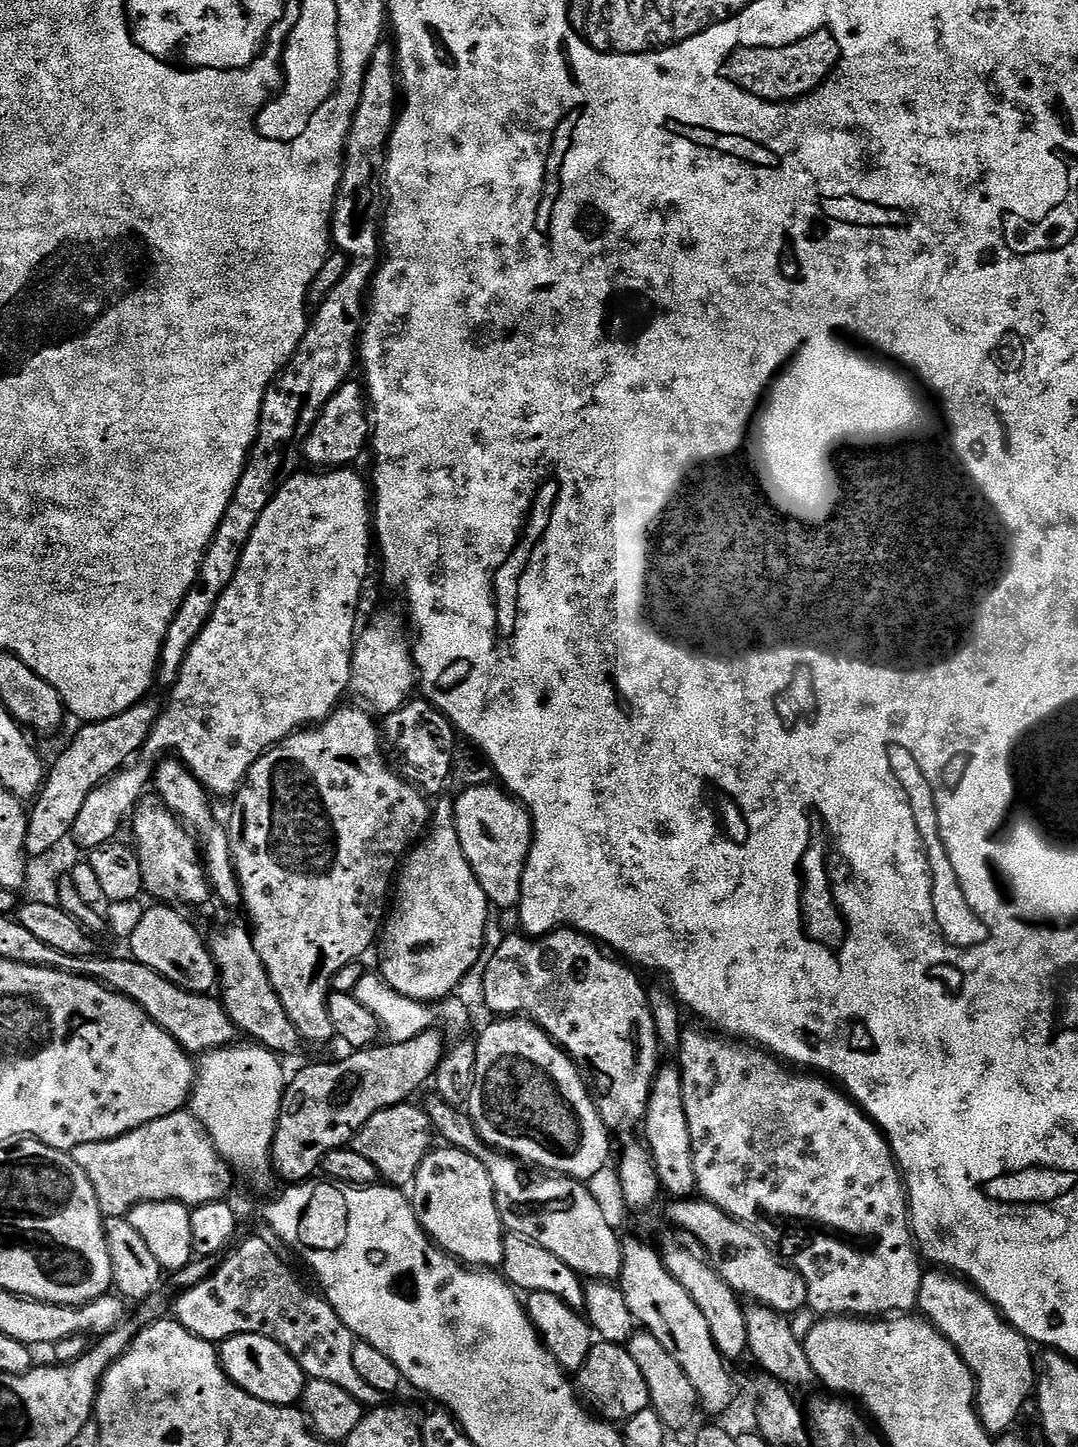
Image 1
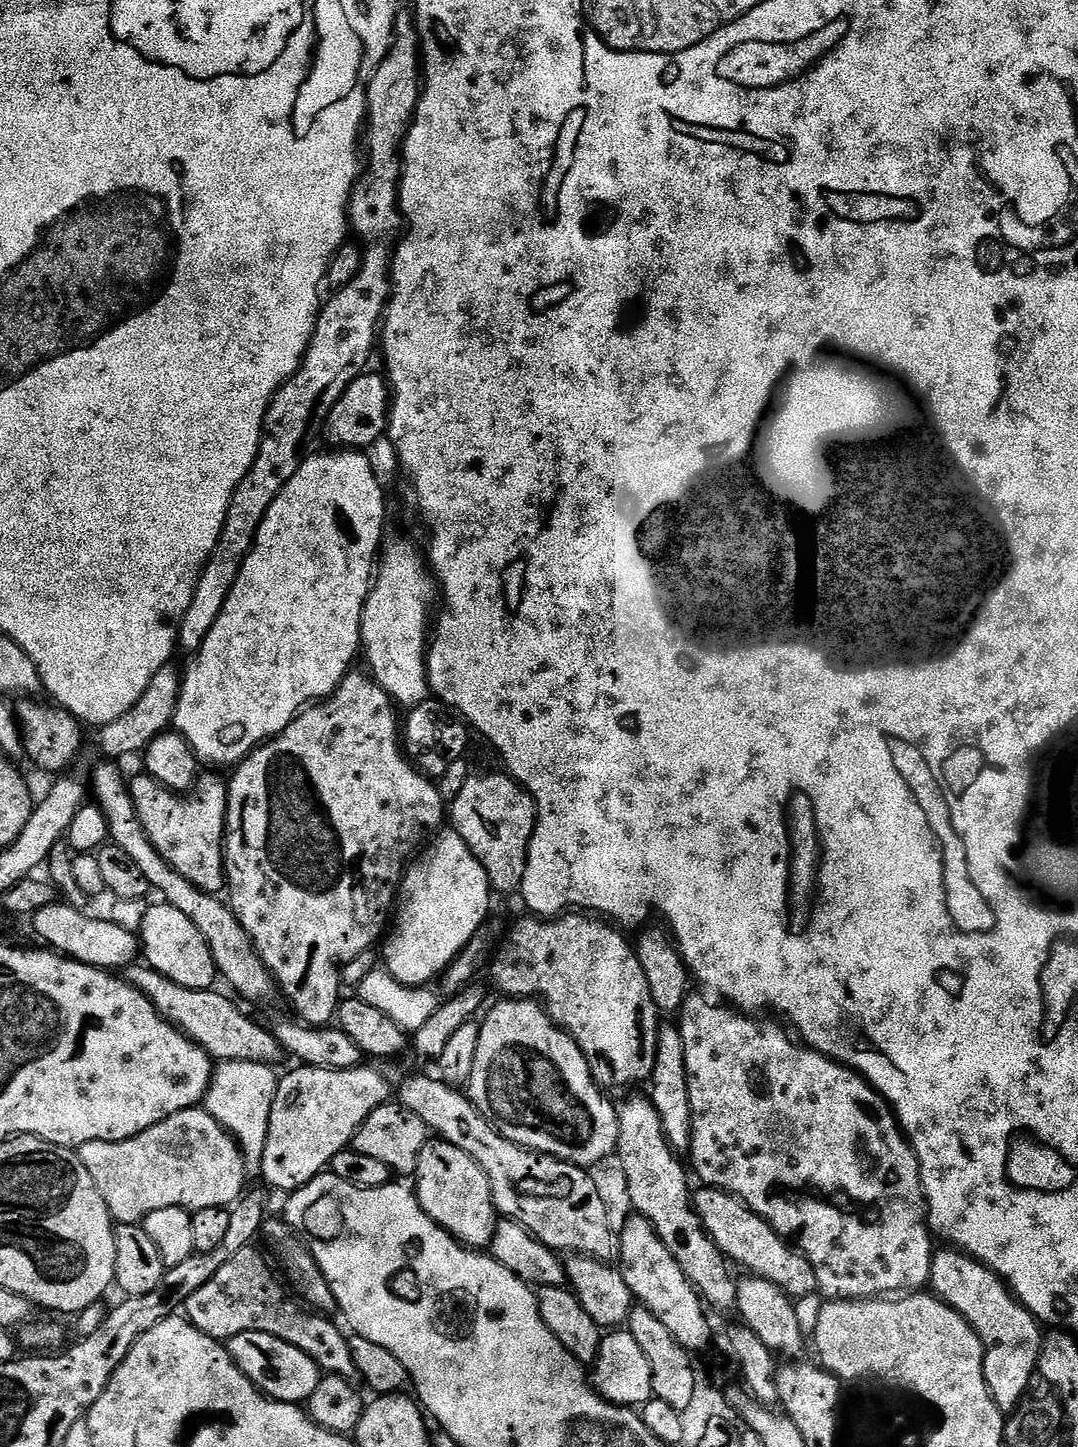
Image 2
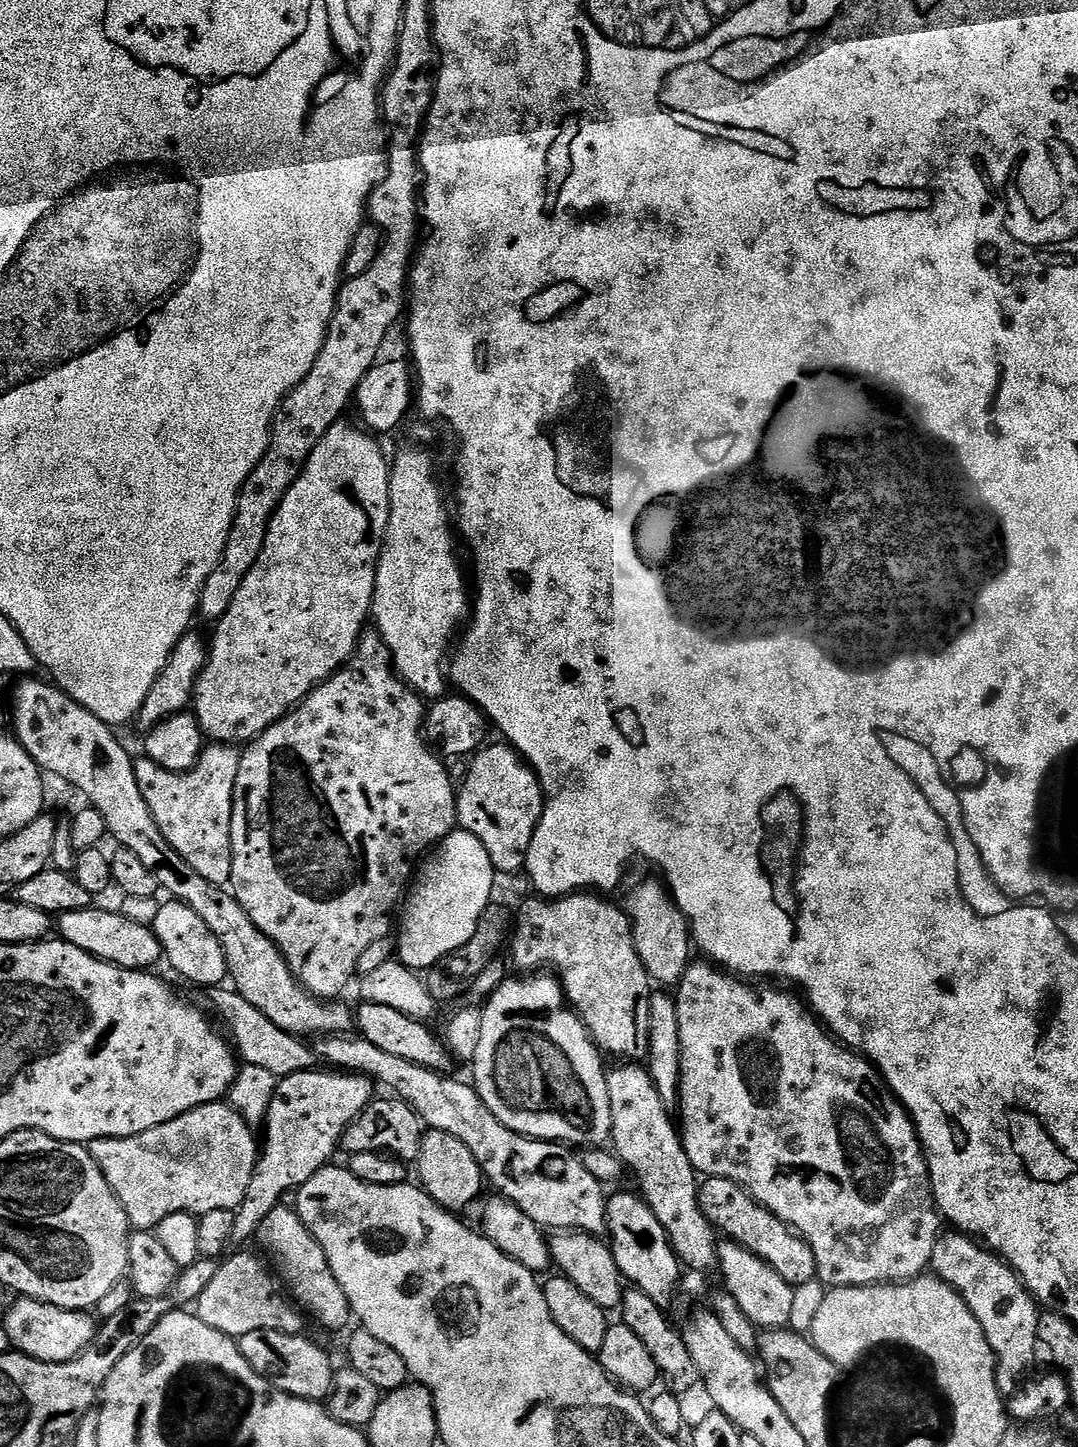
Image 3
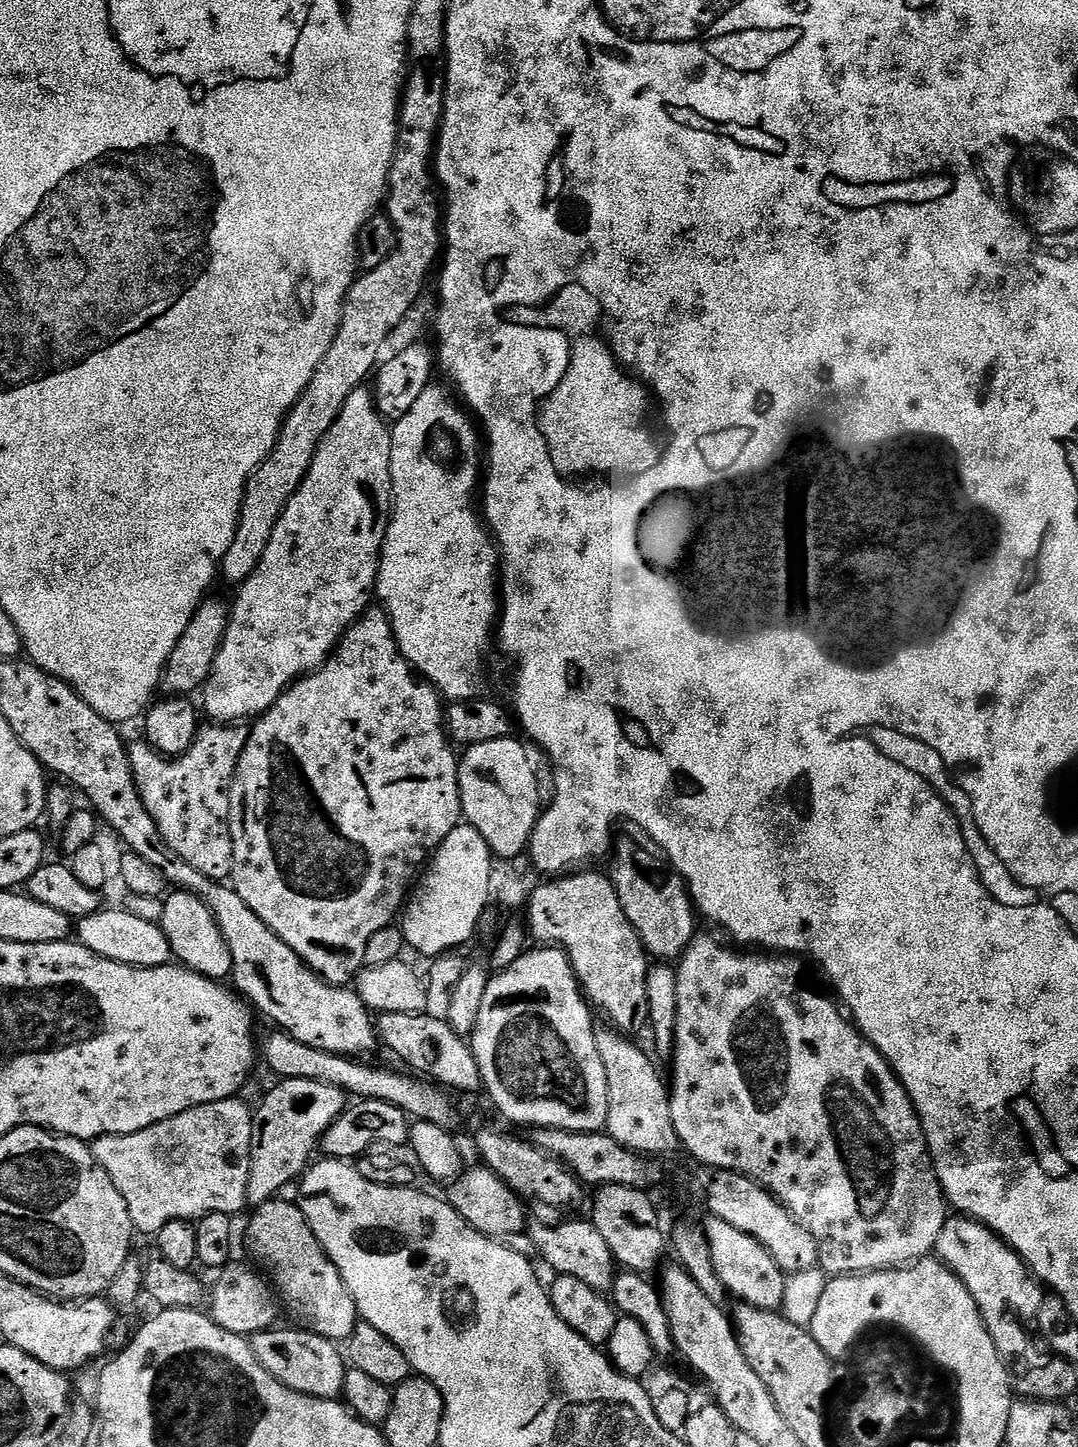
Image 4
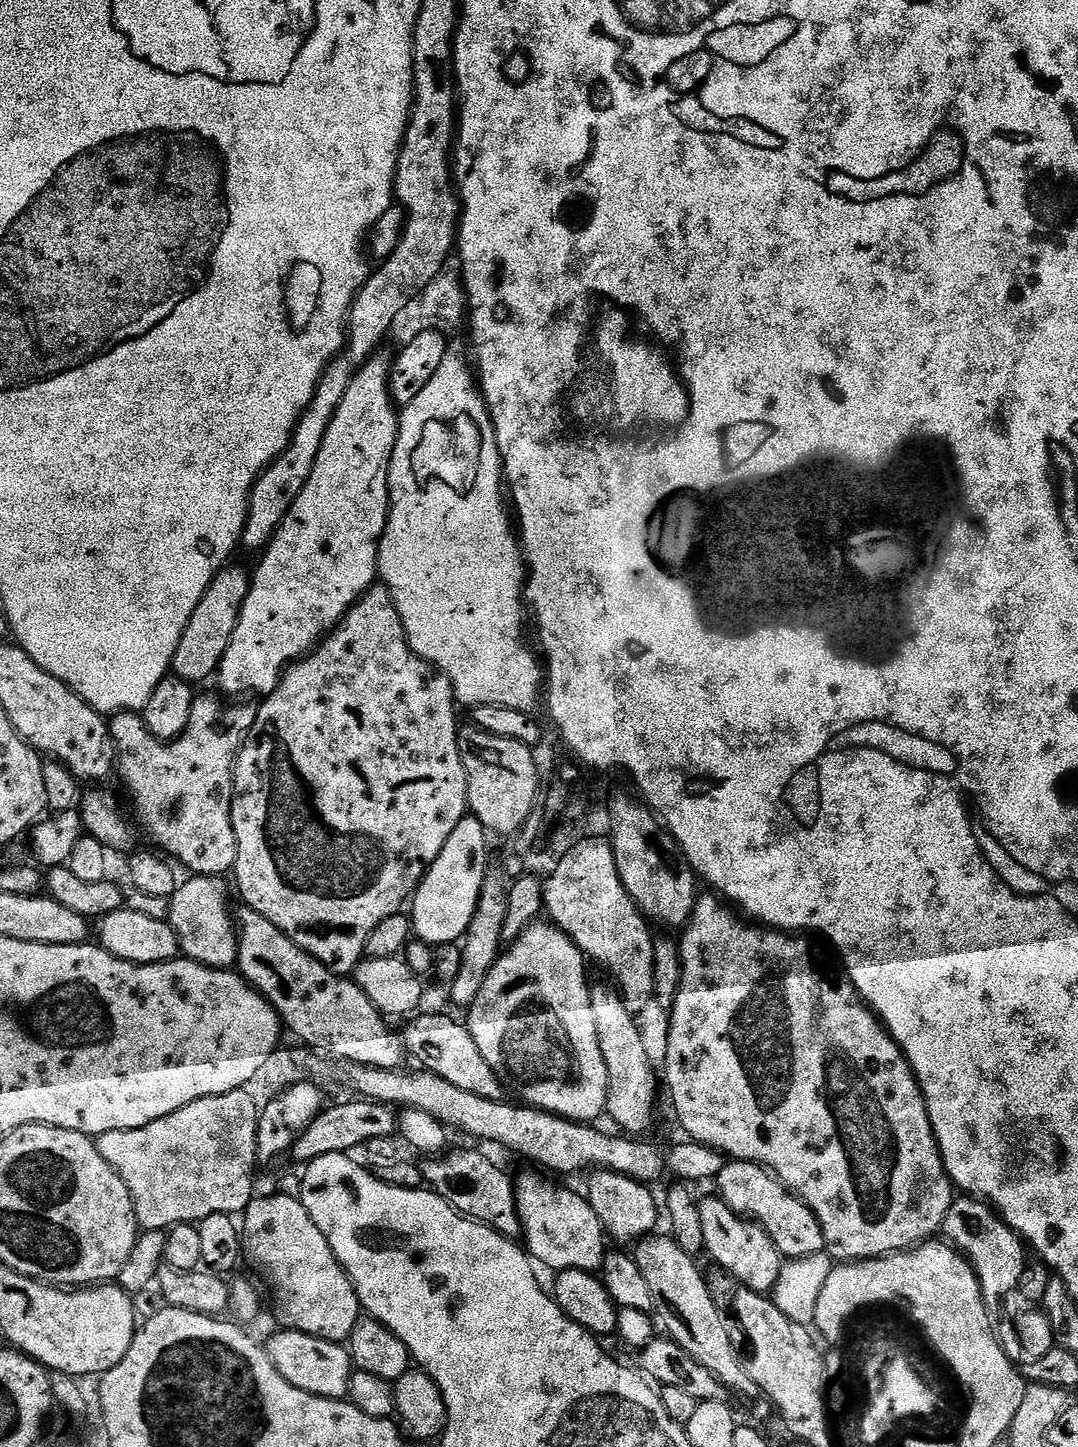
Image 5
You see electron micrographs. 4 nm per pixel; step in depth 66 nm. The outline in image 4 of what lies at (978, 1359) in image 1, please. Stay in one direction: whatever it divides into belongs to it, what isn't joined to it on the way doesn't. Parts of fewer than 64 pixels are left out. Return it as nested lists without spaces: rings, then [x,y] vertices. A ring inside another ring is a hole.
[[[959,1214],[949,1215],[942,1226],[934,1256],[970,1290],[996,1349],[1009,1357],[1022,1355],[1028,1348],[1028,1336],[1016,1321],[1016,1315],[1035,1318],[1046,1295],[1045,1289],[1034,1282],[1022,1257],[982,1222]]]

